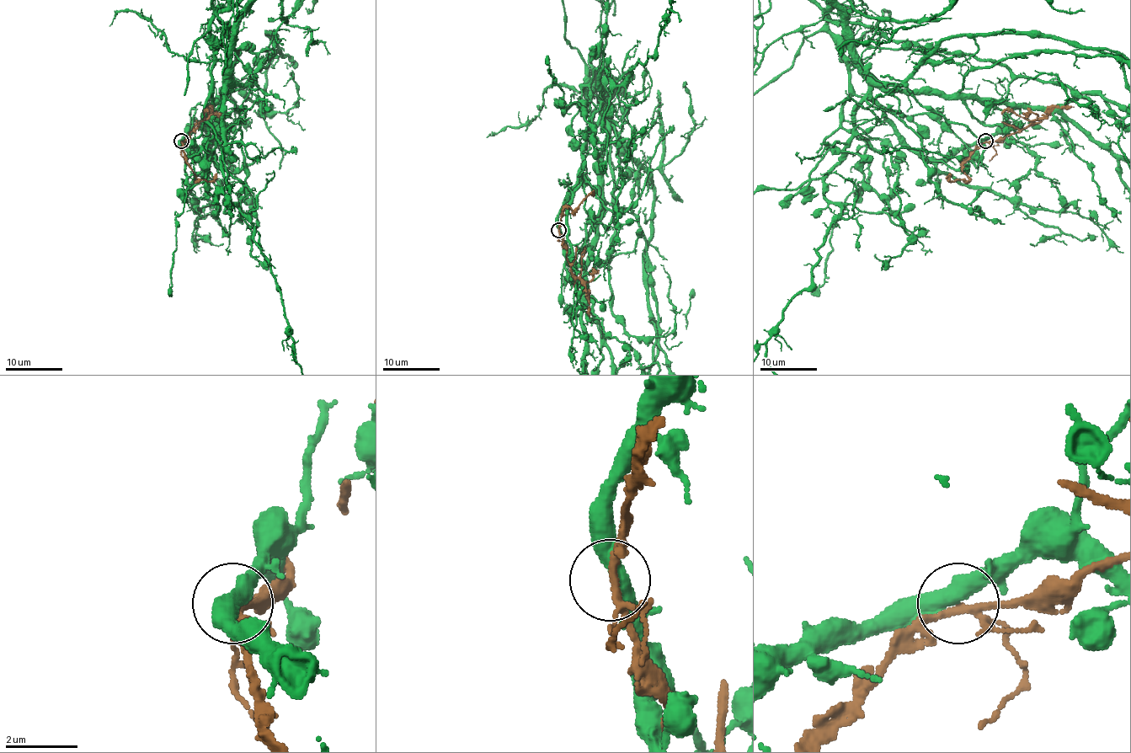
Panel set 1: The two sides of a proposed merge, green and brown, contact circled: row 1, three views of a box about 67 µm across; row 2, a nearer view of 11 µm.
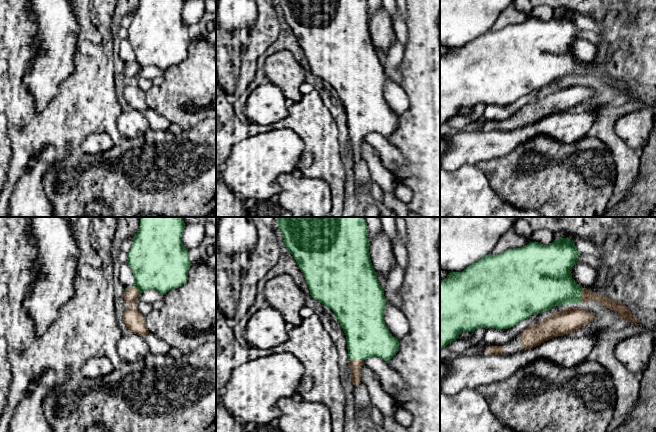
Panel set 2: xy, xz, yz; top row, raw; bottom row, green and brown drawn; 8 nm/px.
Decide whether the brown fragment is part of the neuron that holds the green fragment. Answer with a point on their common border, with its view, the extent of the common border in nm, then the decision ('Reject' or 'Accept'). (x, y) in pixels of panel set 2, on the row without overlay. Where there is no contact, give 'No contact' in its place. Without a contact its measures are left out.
Touches green at xz (356, 134). Shared border 130 nm. Reject

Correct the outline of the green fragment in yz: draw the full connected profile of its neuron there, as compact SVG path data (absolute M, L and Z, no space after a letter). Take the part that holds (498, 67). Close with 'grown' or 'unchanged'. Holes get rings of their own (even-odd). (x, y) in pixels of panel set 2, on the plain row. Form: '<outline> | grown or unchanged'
M557 13L549 21L530 18L498 31L488 30L469 41L462 48L450 48L440 57L440 125L459 114L464 107L478 104L508 105L534 90L550 86L553 82L580 80L582 63L572 54L572 43L579 40L575 20L569 14Z | unchanged

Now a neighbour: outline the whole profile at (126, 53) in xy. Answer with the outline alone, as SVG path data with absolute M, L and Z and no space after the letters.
M128 39L121 40L119 47L119 56L125 64L132 63L133 61L135 61L135 54Z

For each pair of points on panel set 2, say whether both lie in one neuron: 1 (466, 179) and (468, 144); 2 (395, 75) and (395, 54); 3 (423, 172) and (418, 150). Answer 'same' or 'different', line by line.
1: different
2: same
3: same

